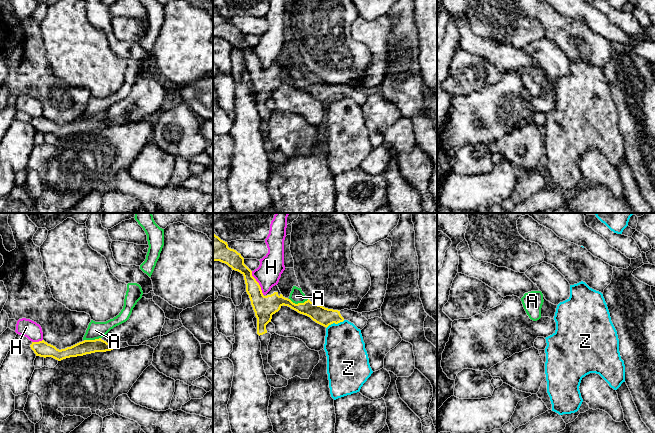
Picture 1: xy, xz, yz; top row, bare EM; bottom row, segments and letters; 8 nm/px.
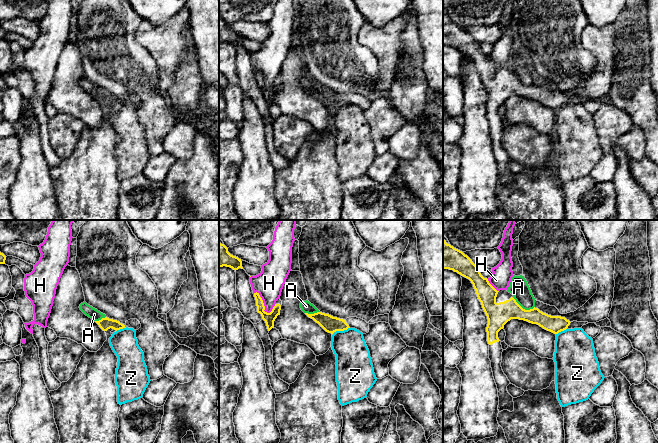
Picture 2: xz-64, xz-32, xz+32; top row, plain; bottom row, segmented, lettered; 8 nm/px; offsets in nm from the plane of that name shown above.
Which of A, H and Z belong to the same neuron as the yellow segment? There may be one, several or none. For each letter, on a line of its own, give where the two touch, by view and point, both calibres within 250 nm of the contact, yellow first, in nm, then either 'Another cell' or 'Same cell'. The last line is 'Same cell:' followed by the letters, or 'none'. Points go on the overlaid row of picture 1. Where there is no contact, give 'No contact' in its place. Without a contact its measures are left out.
A: Touches yellow at xz (299, 303). Thickness 160 nm (yellow) against 110 nm. Another cell
H: Touches yellow at xz (258, 283). Thickness 180 nm (yellow) against 200 nm. Another cell
Z: Touches yellow at xz (335, 323). Thickness 140 nm (yellow) against 320 nm. Another cell
Same cell: none

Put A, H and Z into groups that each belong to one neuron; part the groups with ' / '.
A / H / Z

